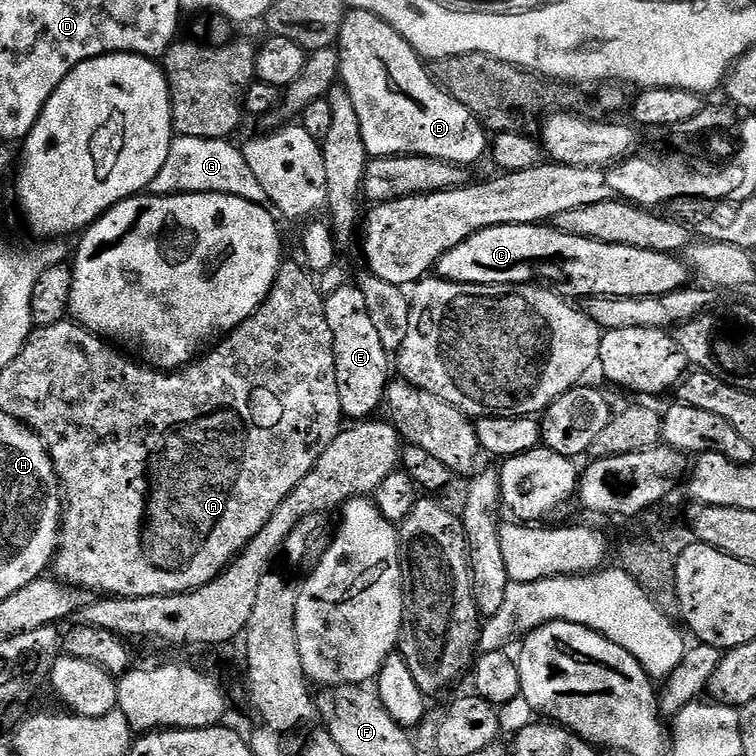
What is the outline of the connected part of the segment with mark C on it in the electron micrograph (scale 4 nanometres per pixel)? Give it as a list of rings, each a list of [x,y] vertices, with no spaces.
[[[507,224],[506,226],[483,228],[481,232],[479,232],[478,234],[474,234],[470,238],[466,238],[466,242],[462,242],[458,246],[454,246],[454,250],[450,250],[448,253],[446,253],[446,255],[436,263],[434,272],[435,275],[441,280],[453,280],[454,282],[458,282],[459,284],[530,284],[533,282],[543,282],[548,286],[556,286],[552,284],[568,284],[569,290],[572,291],[574,295],[584,296],[583,298],[591,298],[594,296],[661,296],[662,294],[666,294],[667,292],[673,292],[674,290],[685,287],[685,285],[689,283],[688,274],[690,276],[689,265],[685,263],[685,261],[681,259],[679,255],[670,252],[655,252],[654,250],[648,250],[646,248],[635,248],[634,246],[628,246],[626,244],[603,244],[601,240],[591,240],[590,238],[586,238],[585,236],[575,236],[570,232],[561,232],[560,229],[555,226],[545,226],[544,224]]]

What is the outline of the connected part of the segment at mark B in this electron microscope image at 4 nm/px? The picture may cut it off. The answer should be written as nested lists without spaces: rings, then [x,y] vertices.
[[[364,8],[349,11],[340,31],[338,51],[342,84],[348,87],[347,99],[356,107],[362,126],[362,140],[366,142],[369,157],[429,156],[465,166],[473,166],[483,156],[485,159],[490,140],[484,125],[466,105],[440,87],[429,65],[412,49],[404,35],[388,24],[383,16],[376,16]]]

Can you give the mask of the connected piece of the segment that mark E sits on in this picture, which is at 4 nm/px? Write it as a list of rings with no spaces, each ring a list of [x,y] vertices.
[[[354,284],[340,286],[332,294],[325,297],[324,309],[326,310],[327,322],[330,325],[331,334],[334,335],[334,348],[336,360],[336,373],[338,374],[339,401],[347,419],[359,422],[371,417],[376,407],[381,407],[387,395],[387,389],[392,374],[390,374],[390,352],[384,348],[384,344],[373,325],[367,310],[365,294]]]

